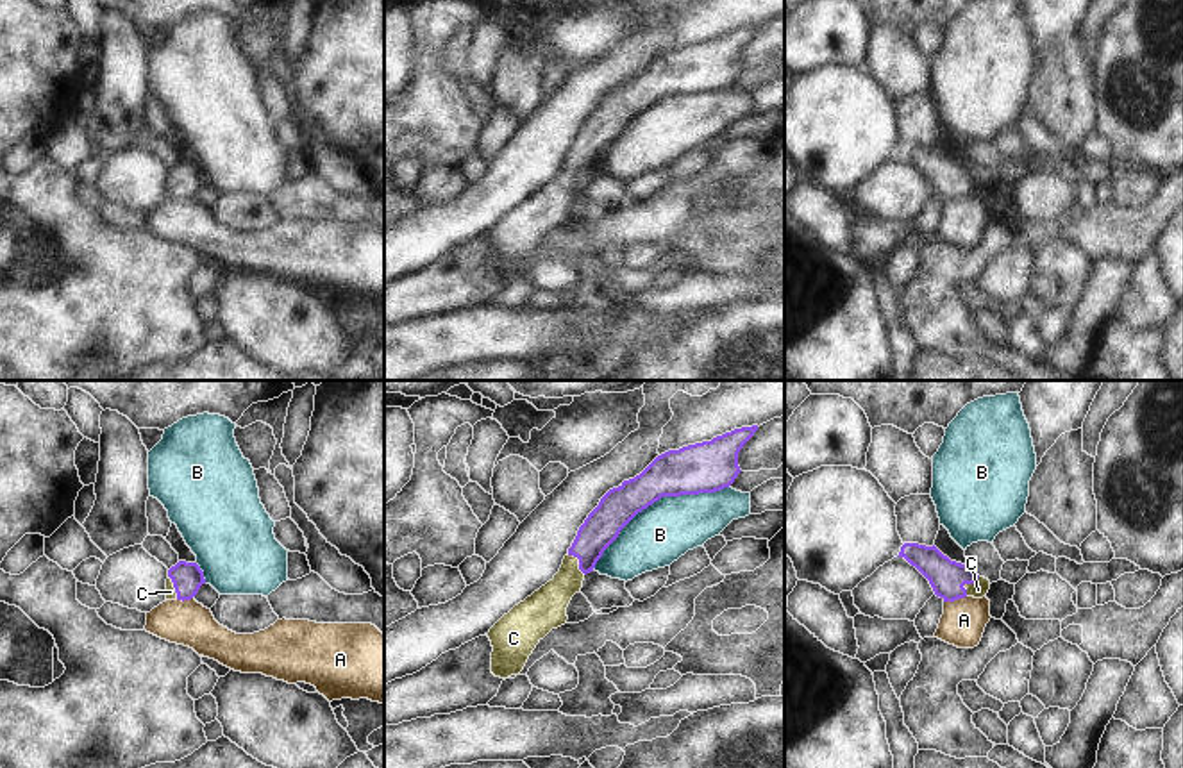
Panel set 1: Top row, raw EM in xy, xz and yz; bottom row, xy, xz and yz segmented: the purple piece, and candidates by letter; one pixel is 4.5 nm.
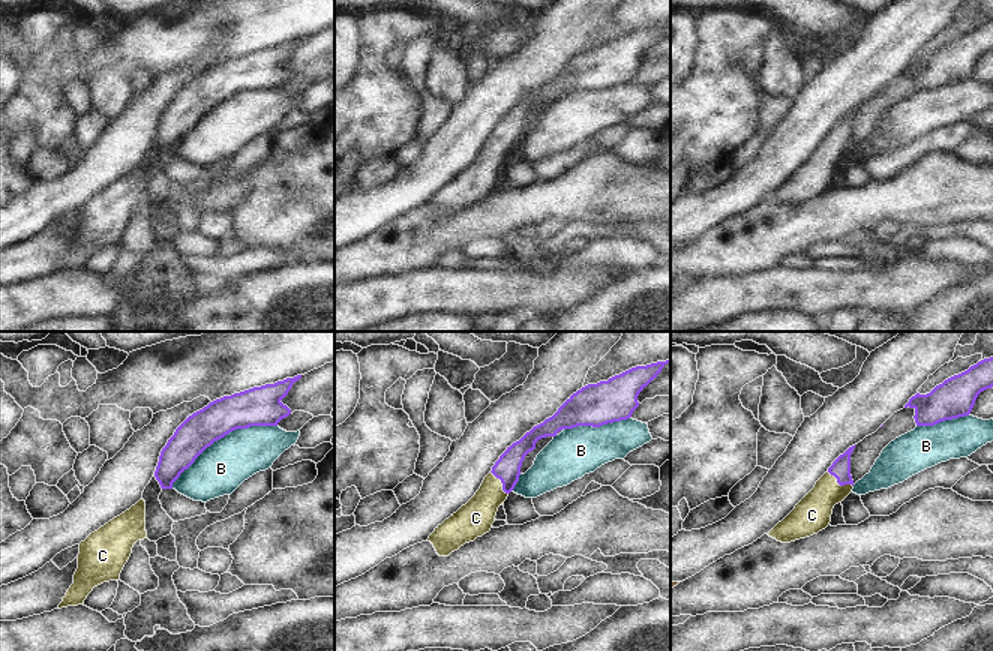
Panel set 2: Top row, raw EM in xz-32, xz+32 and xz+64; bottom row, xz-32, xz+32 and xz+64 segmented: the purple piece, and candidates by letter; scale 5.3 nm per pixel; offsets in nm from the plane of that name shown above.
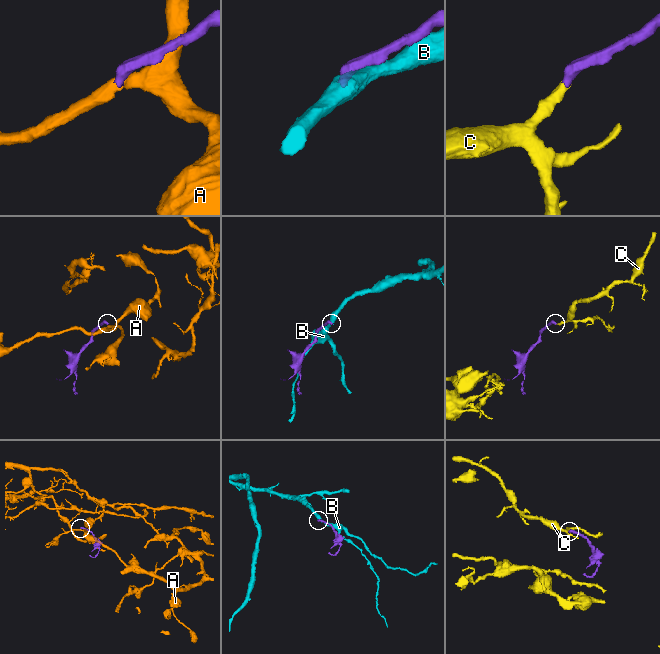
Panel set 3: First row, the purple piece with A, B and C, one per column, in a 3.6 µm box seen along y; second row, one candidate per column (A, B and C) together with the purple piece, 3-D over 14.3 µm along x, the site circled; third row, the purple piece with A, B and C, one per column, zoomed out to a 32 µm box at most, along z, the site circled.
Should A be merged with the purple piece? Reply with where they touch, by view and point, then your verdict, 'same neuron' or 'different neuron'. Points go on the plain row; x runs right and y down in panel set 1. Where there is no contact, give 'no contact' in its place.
yz (955, 199) | different neuron

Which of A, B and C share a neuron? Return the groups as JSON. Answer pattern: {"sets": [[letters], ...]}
{"sets": [["A"], ["B"], ["C"]]}

